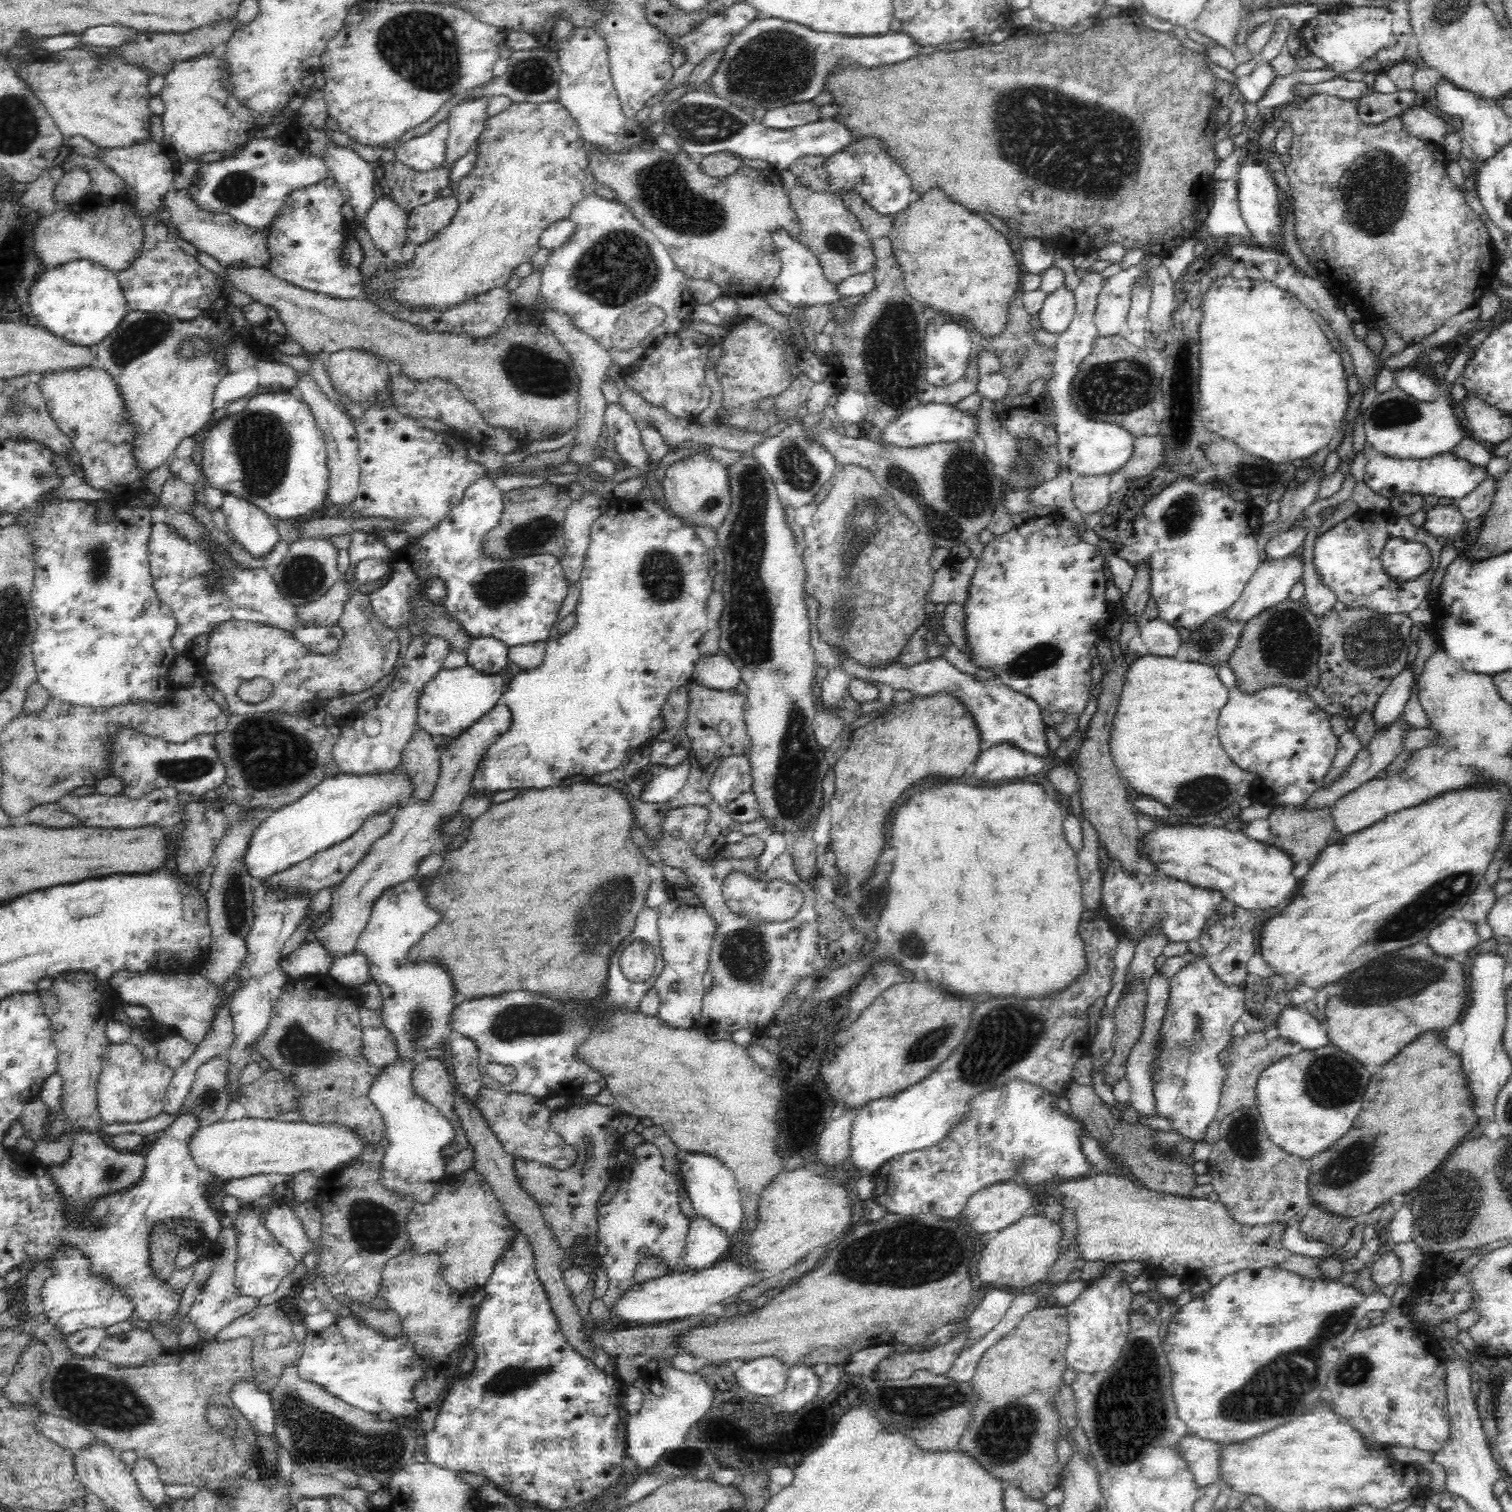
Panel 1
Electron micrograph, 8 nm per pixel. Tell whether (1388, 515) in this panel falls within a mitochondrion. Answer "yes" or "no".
no

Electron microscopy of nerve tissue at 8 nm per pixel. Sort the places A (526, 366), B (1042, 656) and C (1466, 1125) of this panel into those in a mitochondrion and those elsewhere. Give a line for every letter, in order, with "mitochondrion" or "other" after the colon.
A: mitochondrion
B: mitochondrion
C: other

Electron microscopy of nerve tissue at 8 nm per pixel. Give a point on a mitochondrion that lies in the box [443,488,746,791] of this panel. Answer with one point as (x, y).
(496, 588)

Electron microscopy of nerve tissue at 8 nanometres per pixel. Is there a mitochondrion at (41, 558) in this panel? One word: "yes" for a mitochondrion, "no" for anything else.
no

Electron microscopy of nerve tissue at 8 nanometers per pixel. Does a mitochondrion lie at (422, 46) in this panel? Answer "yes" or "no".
yes

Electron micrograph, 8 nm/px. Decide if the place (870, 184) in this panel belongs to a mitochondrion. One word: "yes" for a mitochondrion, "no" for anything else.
no

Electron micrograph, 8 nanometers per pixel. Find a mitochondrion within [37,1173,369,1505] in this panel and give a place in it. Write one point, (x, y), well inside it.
(107, 1402)

